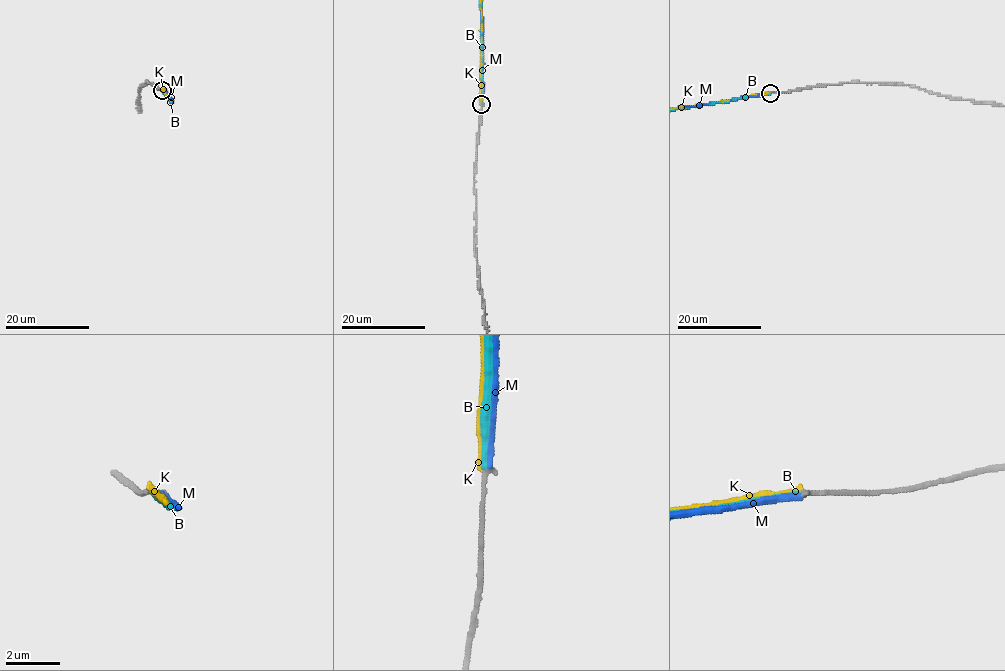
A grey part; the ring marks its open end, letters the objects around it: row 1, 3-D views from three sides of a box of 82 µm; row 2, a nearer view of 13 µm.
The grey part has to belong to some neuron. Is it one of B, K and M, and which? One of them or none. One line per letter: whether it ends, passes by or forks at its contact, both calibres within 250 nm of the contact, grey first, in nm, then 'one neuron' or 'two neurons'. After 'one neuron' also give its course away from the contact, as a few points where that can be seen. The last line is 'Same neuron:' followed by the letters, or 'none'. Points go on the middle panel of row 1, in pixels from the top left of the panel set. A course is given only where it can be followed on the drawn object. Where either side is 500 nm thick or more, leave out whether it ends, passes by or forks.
B: it ends | 170/240 nm | two neurons
K: it ends | 180/180 nm | two neurons
M: it ends | 170/220 nm | one neuron
Same neuron: M

